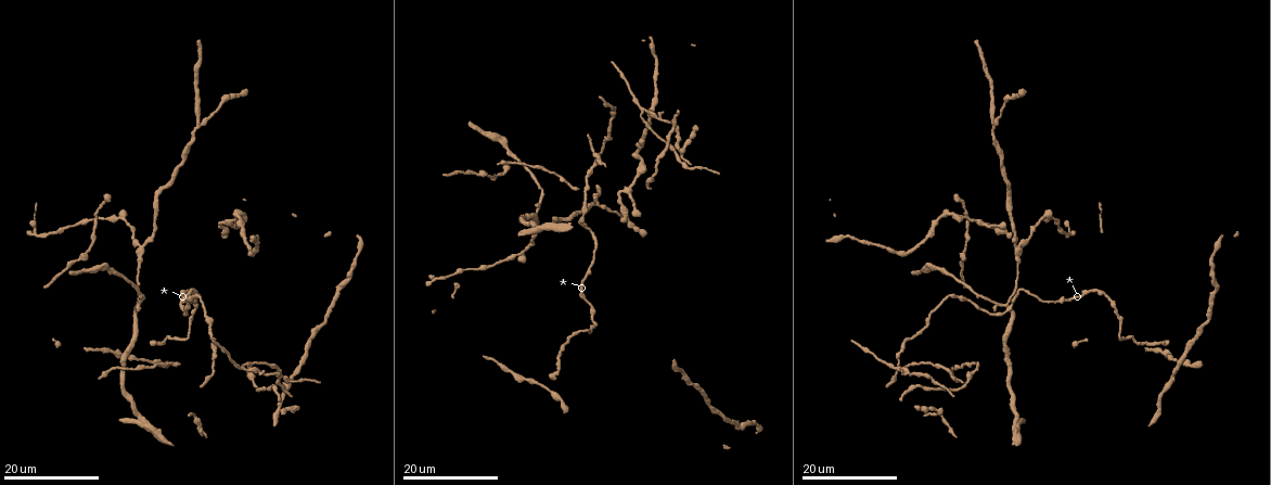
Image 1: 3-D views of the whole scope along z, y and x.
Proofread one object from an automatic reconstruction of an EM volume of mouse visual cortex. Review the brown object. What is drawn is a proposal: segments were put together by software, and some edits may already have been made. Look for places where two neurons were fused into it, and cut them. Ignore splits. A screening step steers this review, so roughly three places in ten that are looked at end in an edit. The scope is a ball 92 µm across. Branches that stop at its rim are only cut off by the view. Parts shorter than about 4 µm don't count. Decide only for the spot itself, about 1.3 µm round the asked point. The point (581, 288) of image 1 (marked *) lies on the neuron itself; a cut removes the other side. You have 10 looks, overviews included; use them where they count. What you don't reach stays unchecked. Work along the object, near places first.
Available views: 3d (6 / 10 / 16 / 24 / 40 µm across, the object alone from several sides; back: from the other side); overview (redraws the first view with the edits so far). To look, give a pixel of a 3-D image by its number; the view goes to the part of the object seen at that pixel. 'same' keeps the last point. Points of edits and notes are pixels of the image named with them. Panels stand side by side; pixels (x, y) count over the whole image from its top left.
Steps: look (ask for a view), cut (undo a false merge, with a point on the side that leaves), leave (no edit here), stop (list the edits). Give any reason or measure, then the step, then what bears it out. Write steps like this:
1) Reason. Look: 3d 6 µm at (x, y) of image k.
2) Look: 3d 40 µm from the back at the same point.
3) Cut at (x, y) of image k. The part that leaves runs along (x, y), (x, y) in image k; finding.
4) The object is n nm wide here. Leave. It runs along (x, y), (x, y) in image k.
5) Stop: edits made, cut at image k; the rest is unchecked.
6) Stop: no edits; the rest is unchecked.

Look: 3d 16 µm at (898, 357) of image 1.

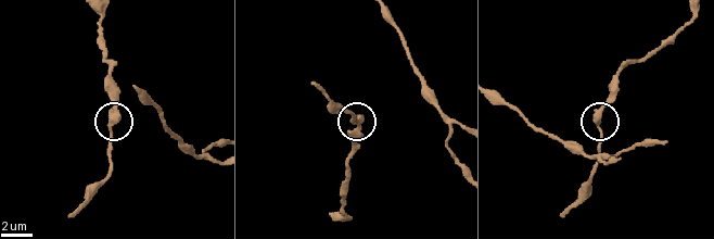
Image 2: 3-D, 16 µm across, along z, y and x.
Look: 3d 6 µm at (598, 116) of image 2.

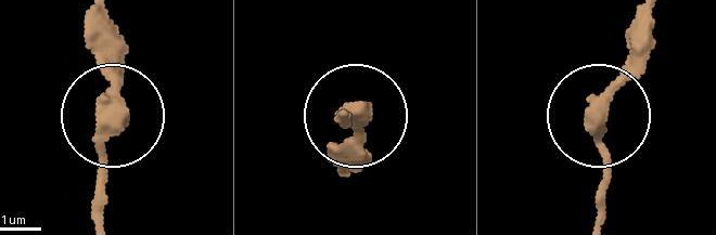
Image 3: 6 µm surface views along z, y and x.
Leave. It runs along (649, 18), (639, 60), (593, 121), (604, 214) in image 3; one neuron here.

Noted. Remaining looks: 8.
Look: 3d 16 µm at (686, 165) of image 1.

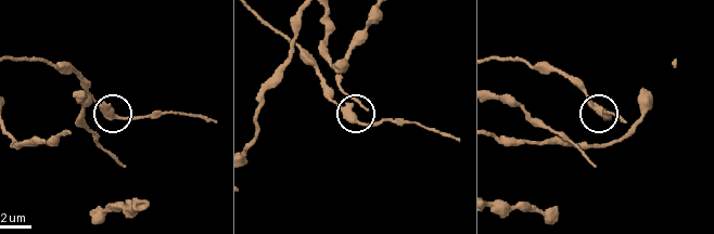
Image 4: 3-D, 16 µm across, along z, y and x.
Look: 3d 10 µm at (358, 122) of image 4.

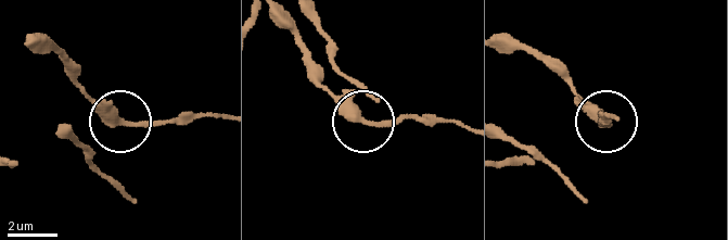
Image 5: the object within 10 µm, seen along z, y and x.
The object is 340 nm wide here. Leave. Continuous, no second neuron.

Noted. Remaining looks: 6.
Thick turns thin. Look: 3d 24 µm at (911, 371) of image 1.

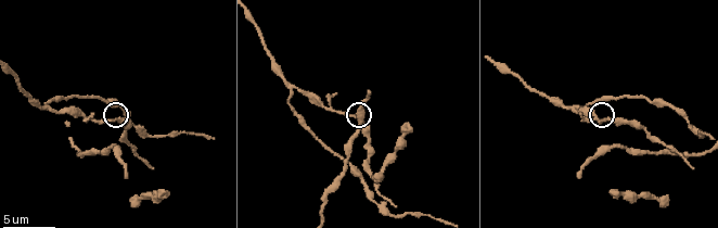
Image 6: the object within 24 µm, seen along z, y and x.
Closer look. Look: 3d 6 µm at (116, 118) of image 6.

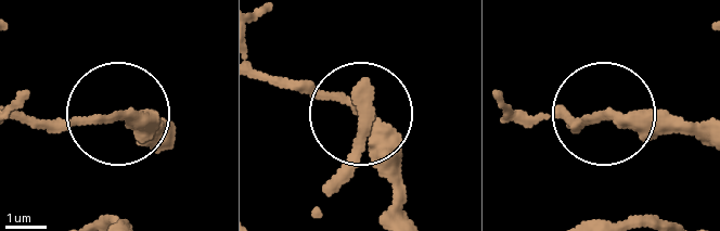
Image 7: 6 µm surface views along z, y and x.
Leave. Continuous, no second neuron.

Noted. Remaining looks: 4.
Look: 3d 16 µm at (85, 254) of image 1.

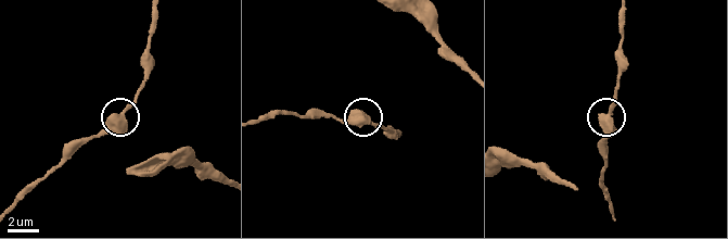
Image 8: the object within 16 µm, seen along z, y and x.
Look: 3d 6 µm at (606, 115) of image 8.

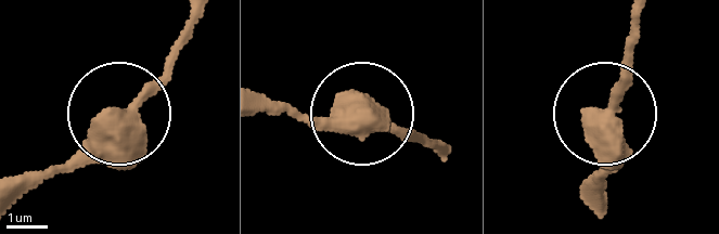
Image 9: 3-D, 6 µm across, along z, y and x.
Leave. All the same neuron.

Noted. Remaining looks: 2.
Branch point. Look: 3d 24 µm at (599, 205) of image 1.

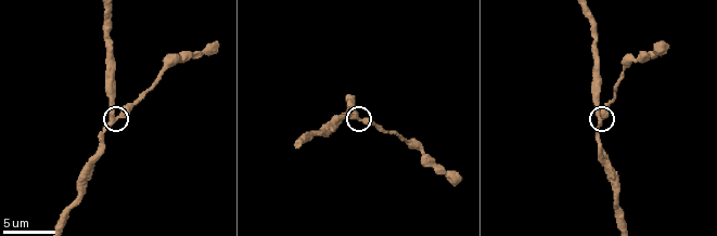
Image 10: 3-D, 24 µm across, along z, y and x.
Look: 3d 6 µm at (357, 117) of image 10.

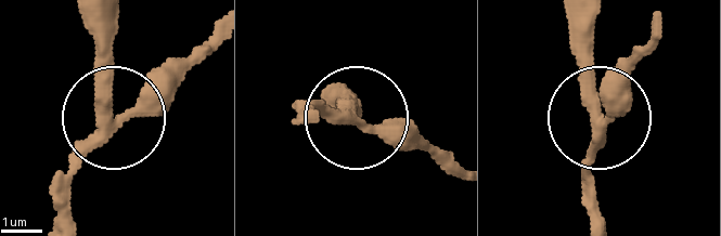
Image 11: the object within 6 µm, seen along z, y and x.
The side arm is 15 µm long. Leave. It runs along (590, 215), (593, 122), (652, 33) in image 11; continuous, no second neuron.

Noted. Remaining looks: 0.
Stop: no edits; the rest is unchecked.

